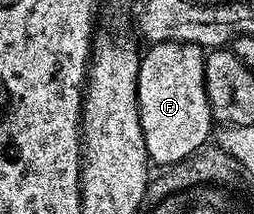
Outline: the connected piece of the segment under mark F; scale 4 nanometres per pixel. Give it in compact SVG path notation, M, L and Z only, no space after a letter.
M153 43L146 49L139 61L137 97L147 157L152 164L175 164L188 158L213 135L205 89L205 51L192 43Z

